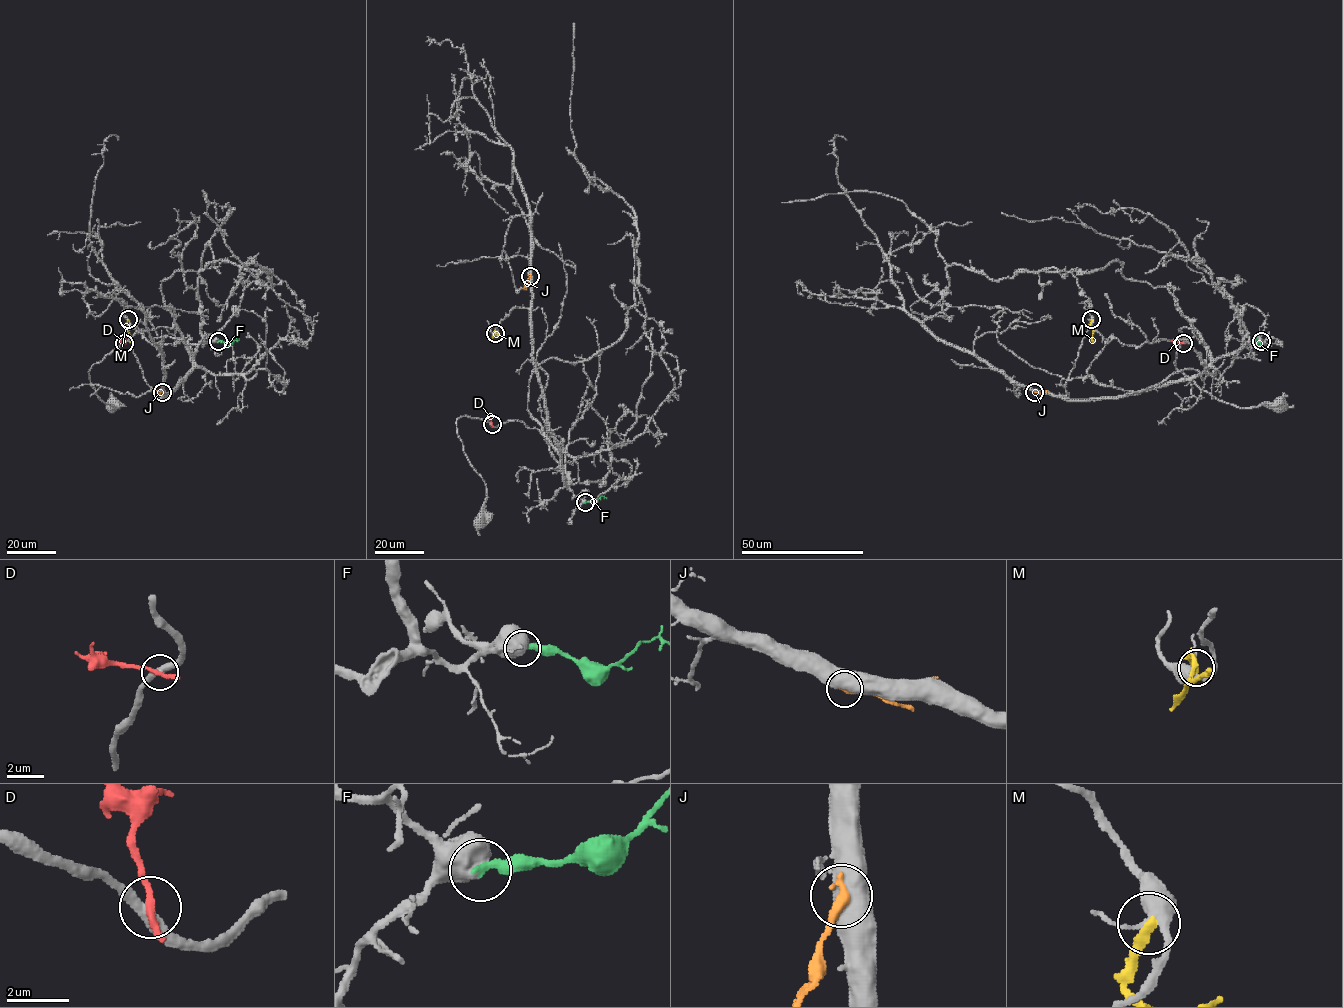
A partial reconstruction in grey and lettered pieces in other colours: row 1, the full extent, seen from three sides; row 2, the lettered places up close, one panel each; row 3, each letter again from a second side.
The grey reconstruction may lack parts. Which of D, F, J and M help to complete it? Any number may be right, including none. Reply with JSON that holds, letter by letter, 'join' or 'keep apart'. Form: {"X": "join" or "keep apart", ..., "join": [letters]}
{"D": "keep apart", "F": "join", "J": "keep apart", "M": "keep apart", "join": ["F"]}

